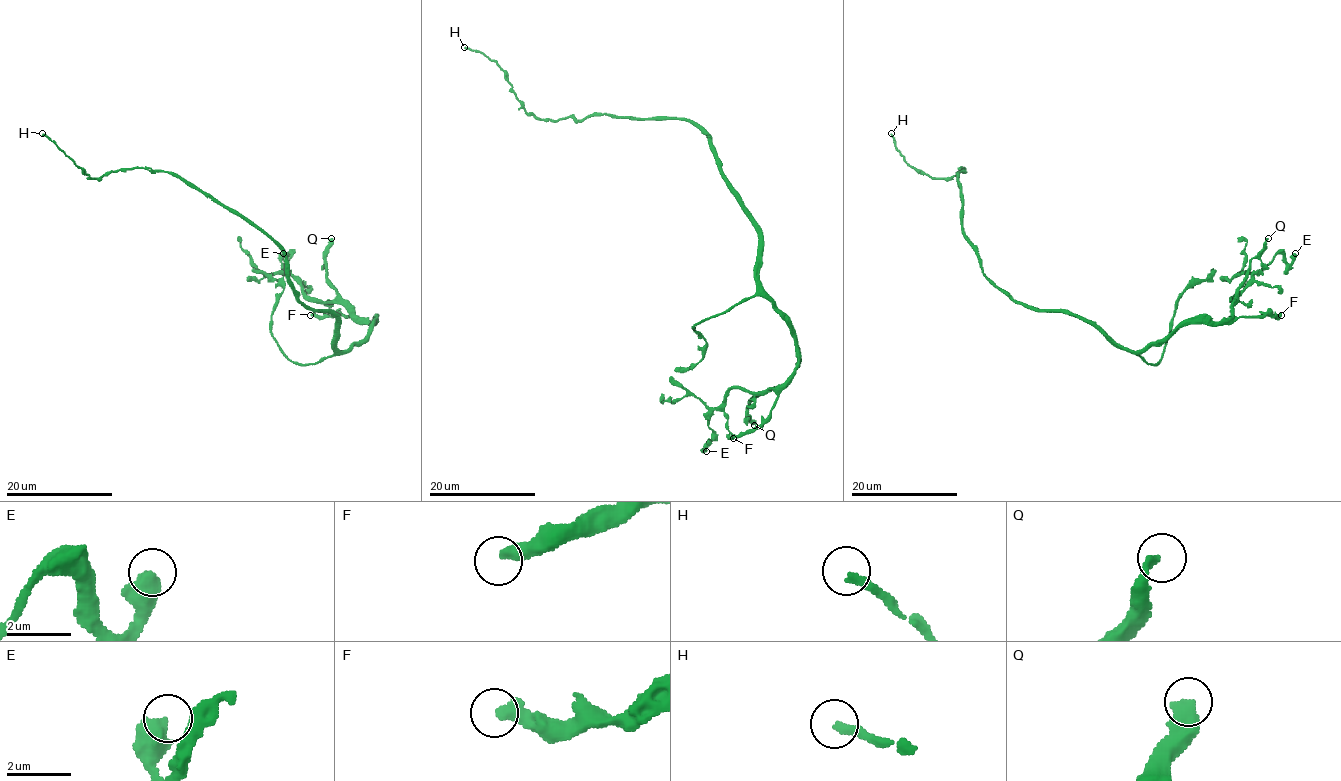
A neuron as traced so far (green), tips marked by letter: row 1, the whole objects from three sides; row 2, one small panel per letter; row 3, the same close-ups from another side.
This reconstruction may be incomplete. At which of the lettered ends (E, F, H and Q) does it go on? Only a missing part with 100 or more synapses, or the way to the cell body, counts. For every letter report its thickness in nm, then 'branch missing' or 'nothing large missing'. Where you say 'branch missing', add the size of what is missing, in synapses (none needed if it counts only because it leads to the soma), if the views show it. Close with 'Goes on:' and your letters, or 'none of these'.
E: 650 nm thick; nothing large missing
F: 440 nm thick; nothing large missing
H: 240 nm thick; nothing large missing
Q: 320 nm thick; branch missing; about 120 synapses
Goes on: Q

